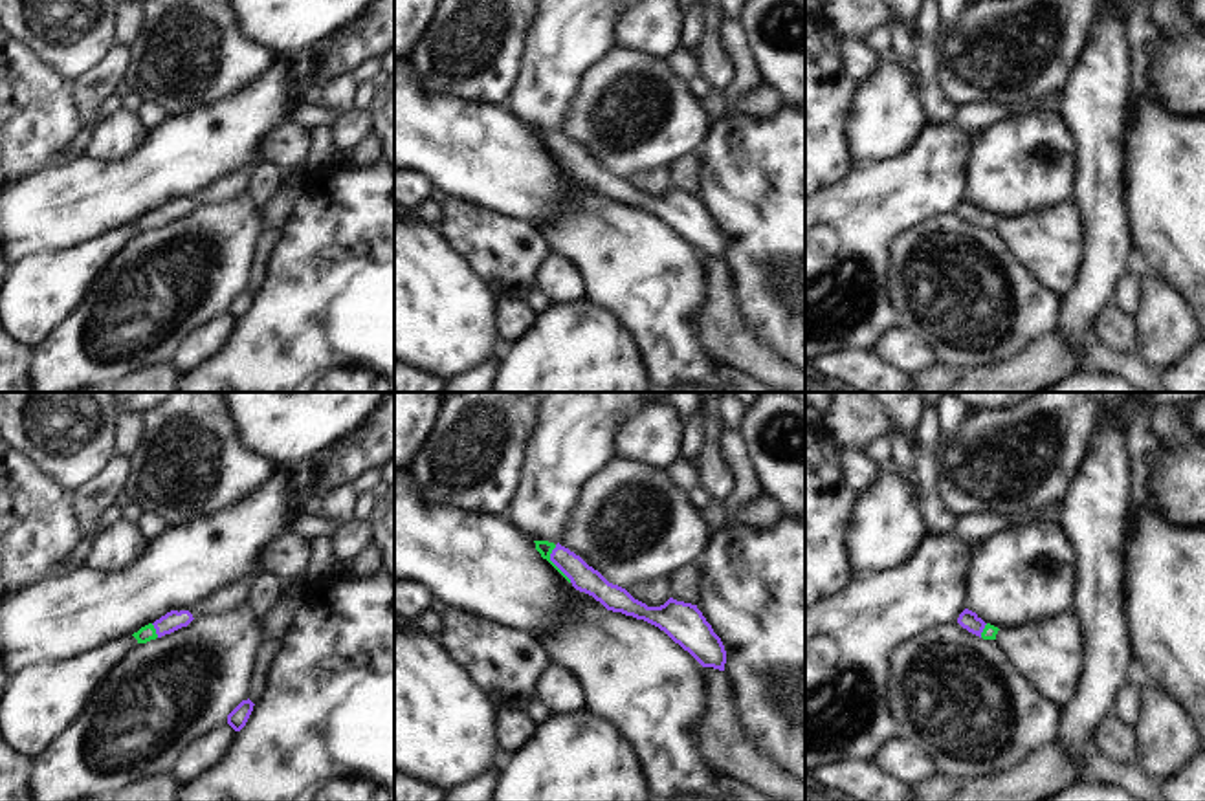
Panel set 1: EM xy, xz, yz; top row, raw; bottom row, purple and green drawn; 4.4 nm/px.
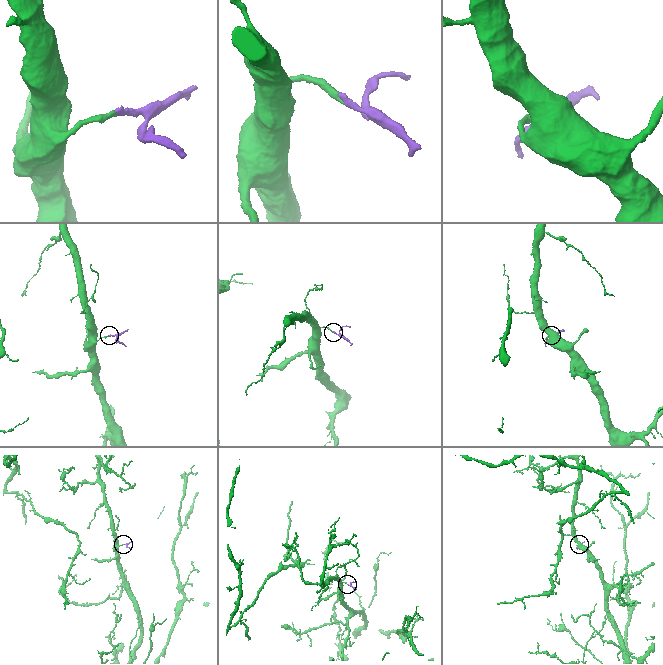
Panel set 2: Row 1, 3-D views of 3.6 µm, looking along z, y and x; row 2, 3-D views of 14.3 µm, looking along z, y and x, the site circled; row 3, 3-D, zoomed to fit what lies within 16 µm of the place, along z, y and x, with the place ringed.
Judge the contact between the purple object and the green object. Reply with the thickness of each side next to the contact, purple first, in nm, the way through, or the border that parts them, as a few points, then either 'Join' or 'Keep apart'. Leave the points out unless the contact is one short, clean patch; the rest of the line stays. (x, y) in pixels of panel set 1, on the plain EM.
Thickness 120 nm (purple) against 70 nm. Path across: xz (584, 167), (565, 151), (552, 151), (545, 138). Join

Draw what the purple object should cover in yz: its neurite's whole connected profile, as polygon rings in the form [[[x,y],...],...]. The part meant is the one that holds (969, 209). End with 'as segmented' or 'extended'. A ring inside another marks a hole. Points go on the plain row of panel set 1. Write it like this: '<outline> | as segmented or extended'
[[[965,198],[959,207],[957,213],[967,218],[968,222],[983,227],[983,229],[996,229],[998,224],[998,216],[985,213],[976,202]]] | extended

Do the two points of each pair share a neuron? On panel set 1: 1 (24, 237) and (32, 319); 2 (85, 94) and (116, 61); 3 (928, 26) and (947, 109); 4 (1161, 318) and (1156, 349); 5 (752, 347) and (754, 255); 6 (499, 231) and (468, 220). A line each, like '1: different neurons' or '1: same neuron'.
1: different neurons
2: same neuron
3: same neuron
4: same neuron
5: different neurons
6: same neuron

